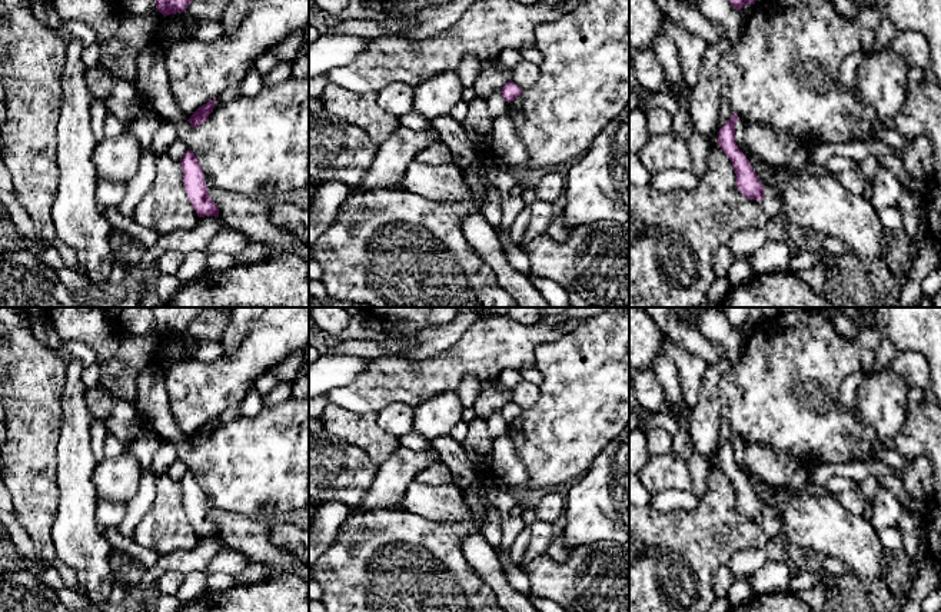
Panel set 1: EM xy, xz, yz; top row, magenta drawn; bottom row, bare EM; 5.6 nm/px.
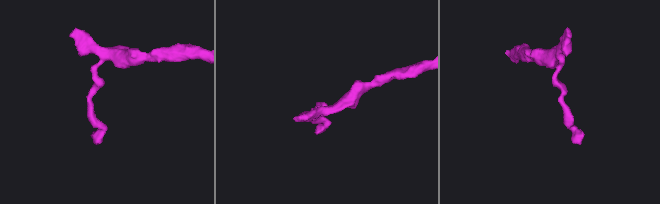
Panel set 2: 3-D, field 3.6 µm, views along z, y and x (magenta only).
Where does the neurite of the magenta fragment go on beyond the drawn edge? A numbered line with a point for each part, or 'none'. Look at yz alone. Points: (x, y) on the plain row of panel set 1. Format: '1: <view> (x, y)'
none

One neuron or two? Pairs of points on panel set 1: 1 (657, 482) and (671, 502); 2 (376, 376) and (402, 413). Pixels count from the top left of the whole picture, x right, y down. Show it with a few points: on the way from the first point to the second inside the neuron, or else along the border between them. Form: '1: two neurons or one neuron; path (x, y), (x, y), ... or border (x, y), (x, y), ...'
1: two neurons; border (691, 491), (664, 489), (651, 495)
2: two neurons; border (414, 408), (401, 402), (392, 402), (376, 413)

